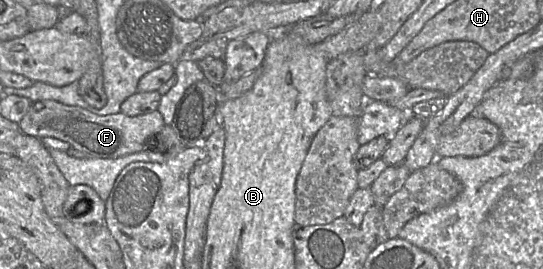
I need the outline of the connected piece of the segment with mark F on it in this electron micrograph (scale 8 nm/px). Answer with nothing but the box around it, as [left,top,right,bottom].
[18,100,164,159]

